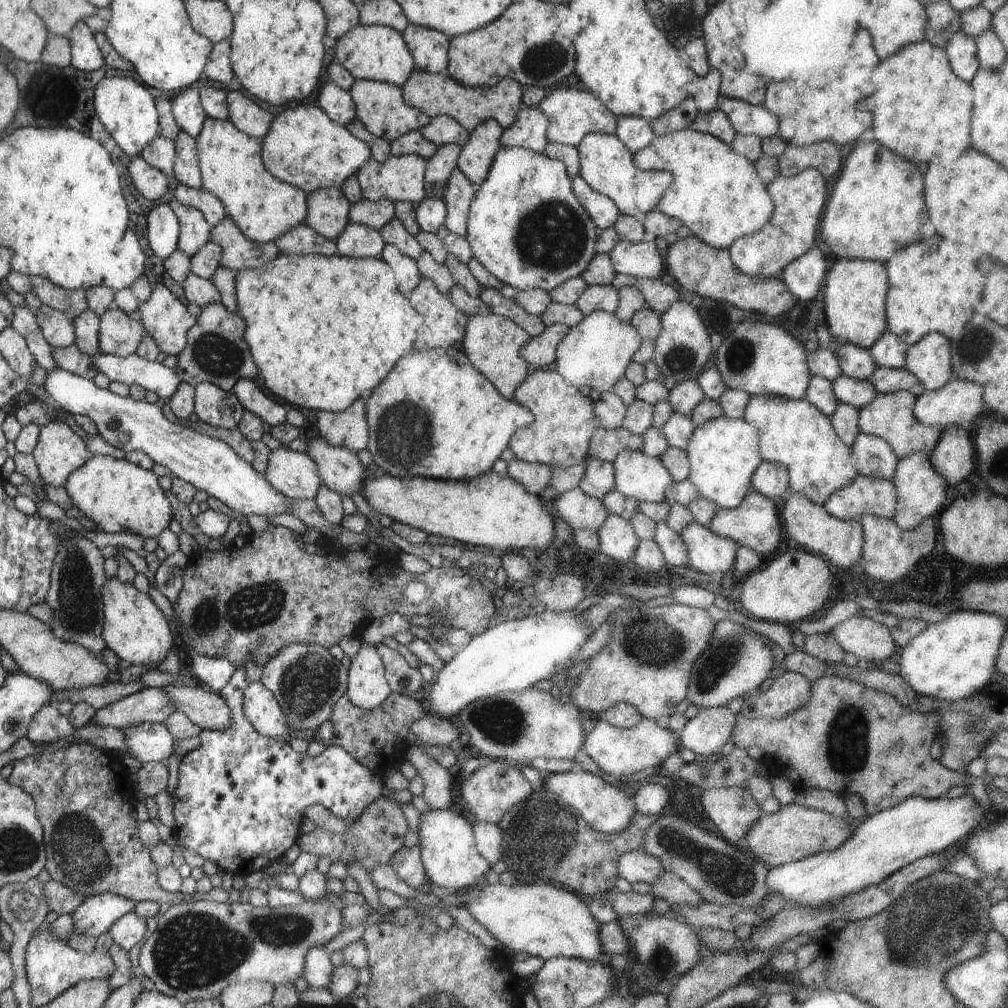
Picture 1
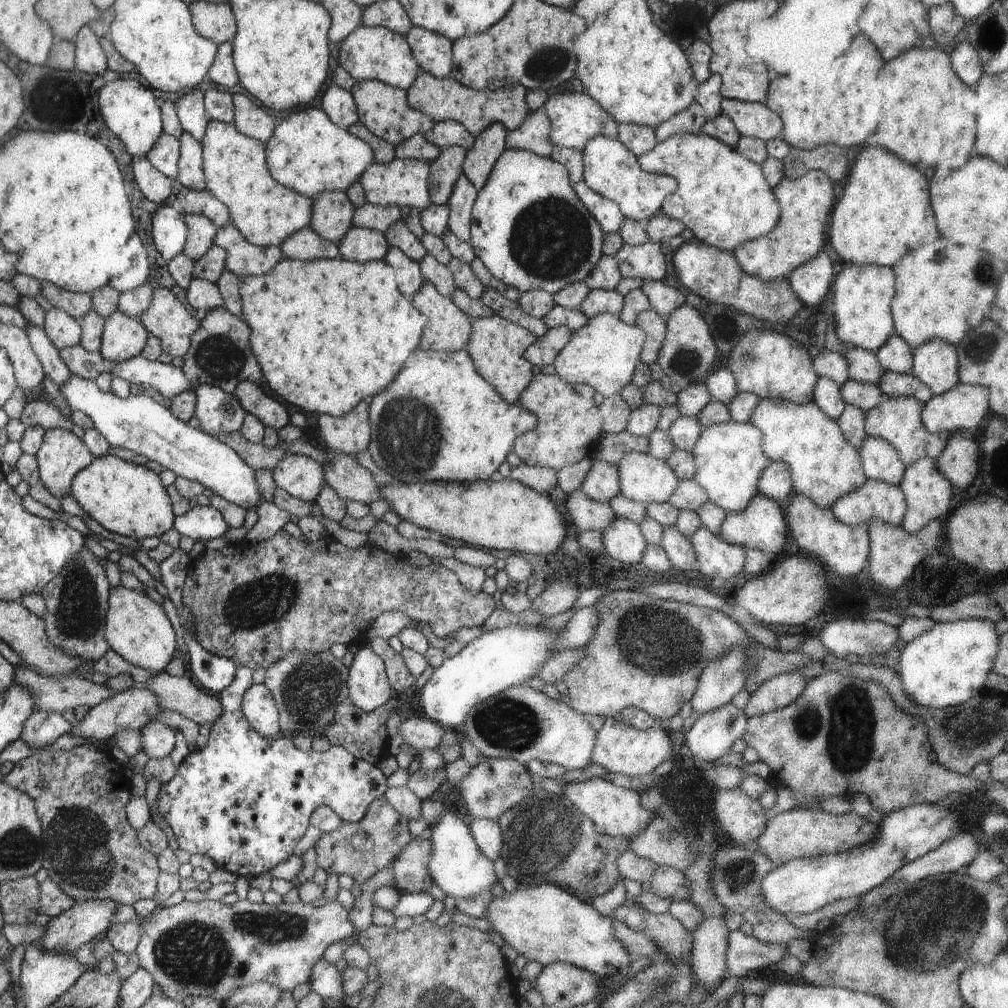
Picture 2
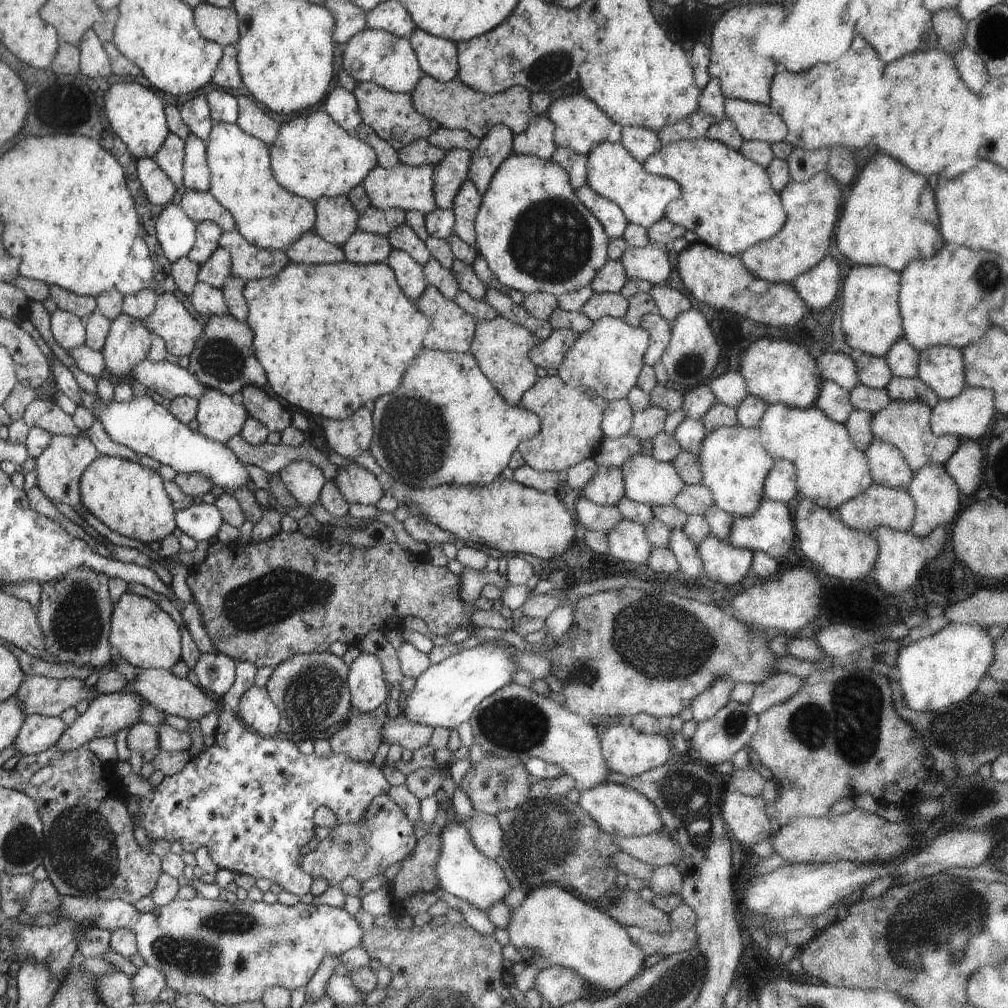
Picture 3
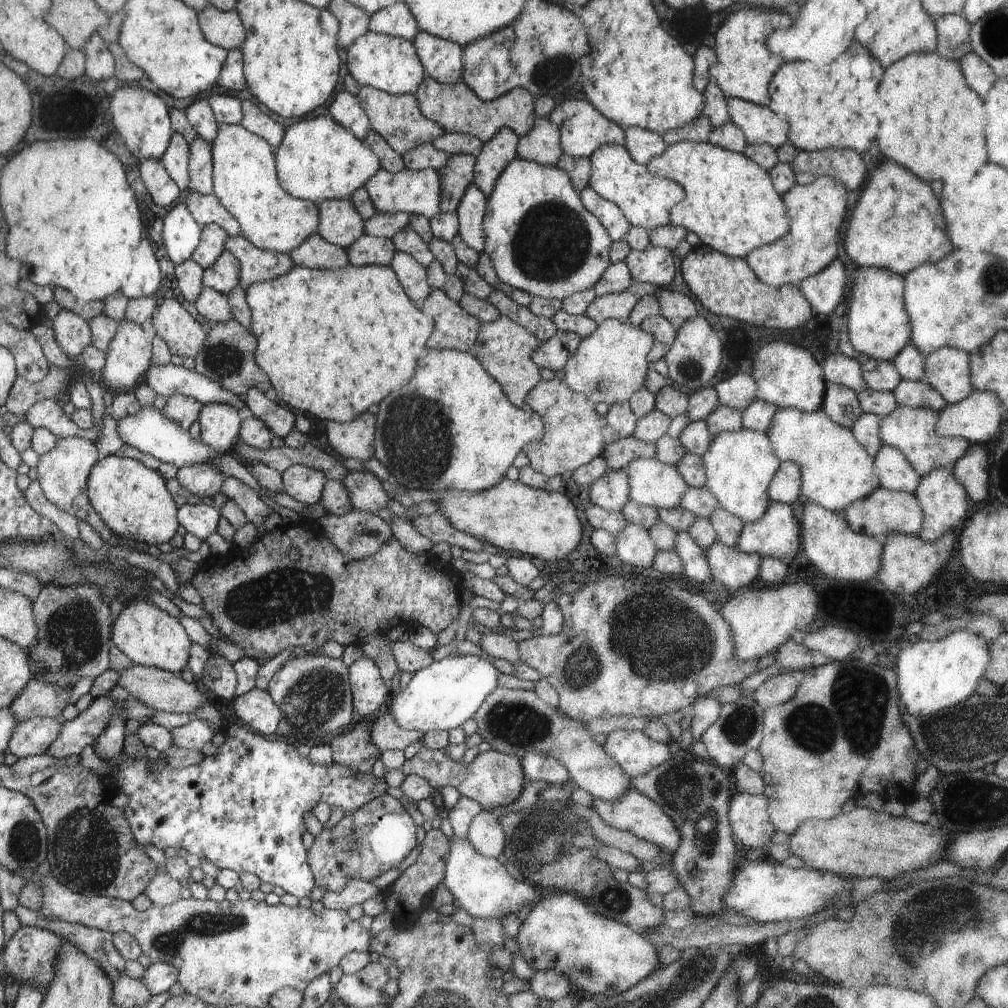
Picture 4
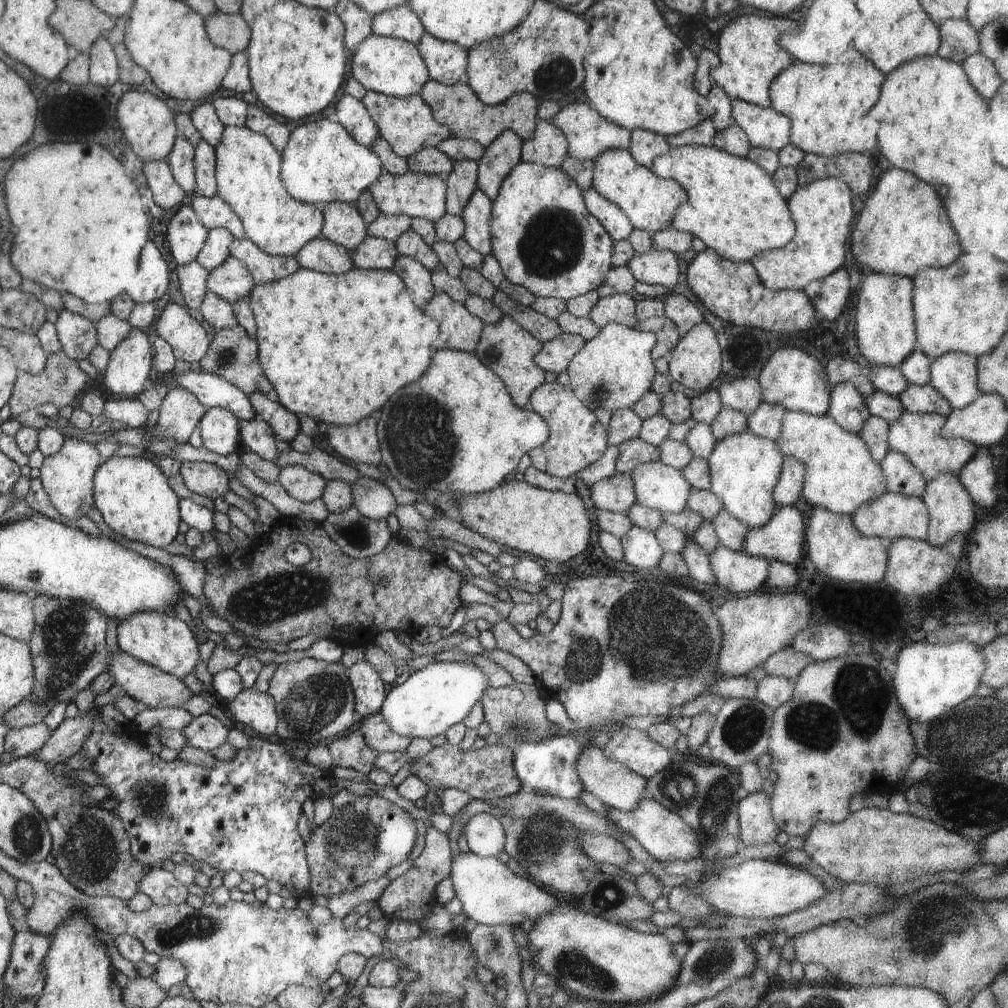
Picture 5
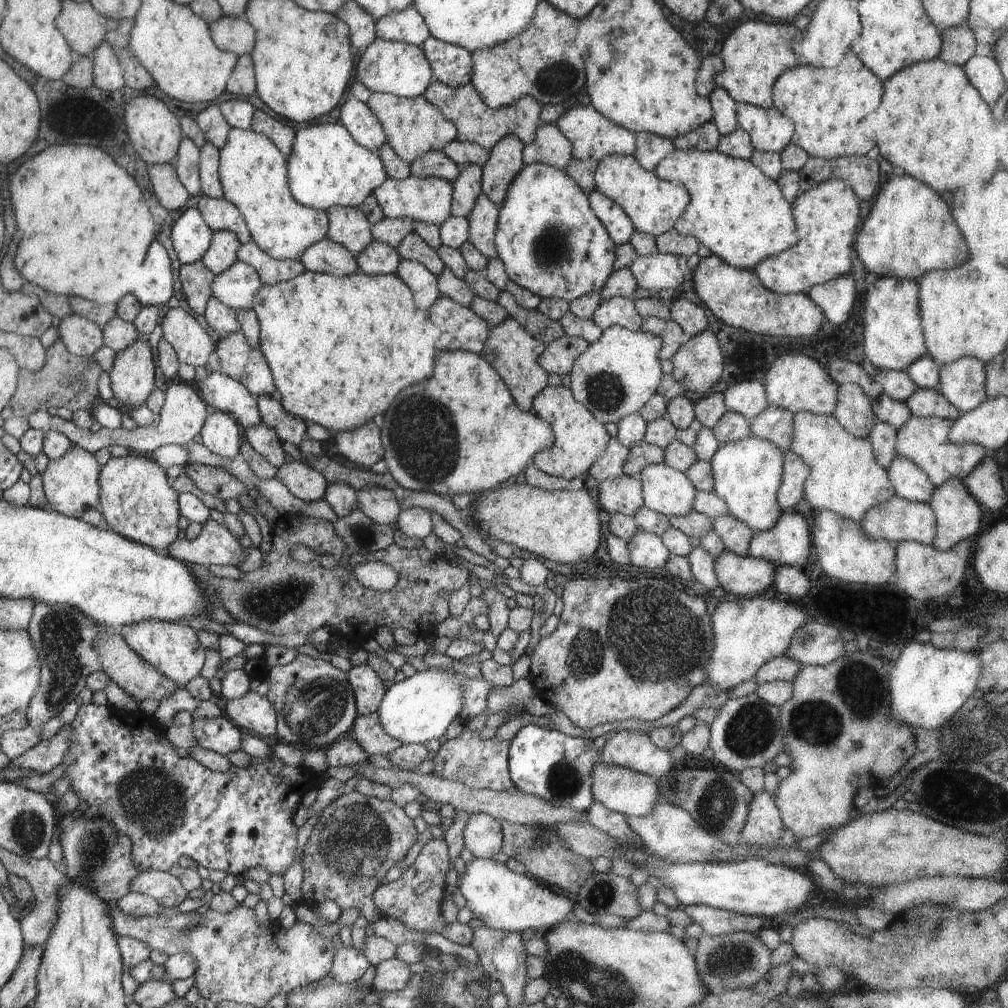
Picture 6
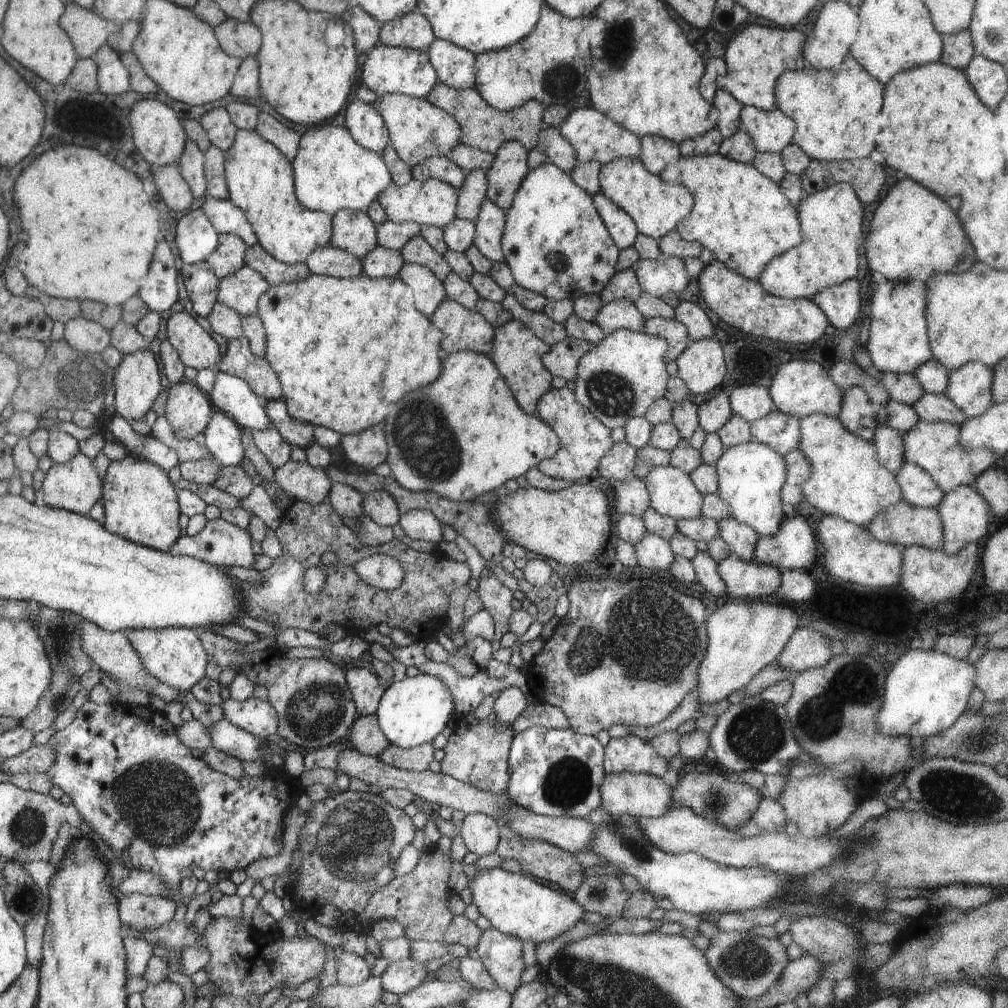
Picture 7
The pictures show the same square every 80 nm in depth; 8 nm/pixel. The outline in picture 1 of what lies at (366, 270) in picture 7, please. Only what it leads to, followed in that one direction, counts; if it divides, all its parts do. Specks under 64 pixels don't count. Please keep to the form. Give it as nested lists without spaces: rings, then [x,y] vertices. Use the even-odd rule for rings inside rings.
[[[350,223],[335,244],[337,255],[348,258],[380,259],[386,246],[379,230],[356,223]]]

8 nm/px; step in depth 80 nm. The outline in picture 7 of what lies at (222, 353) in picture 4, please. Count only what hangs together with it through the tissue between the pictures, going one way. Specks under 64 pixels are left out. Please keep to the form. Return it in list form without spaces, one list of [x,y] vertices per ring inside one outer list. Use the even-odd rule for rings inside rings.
[[[244,336],[228,340],[224,356],[219,358],[212,369],[245,380],[259,397],[267,401],[282,397],[279,375],[267,359],[251,349],[248,339]]]

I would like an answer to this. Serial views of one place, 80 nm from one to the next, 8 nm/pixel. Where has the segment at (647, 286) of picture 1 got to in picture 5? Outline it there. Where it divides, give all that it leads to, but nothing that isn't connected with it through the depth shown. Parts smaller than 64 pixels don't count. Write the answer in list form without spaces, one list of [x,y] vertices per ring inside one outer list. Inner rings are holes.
[[[674,292],[663,298],[665,314],[679,328],[680,334],[686,334],[692,327],[704,321],[704,314],[686,296]]]

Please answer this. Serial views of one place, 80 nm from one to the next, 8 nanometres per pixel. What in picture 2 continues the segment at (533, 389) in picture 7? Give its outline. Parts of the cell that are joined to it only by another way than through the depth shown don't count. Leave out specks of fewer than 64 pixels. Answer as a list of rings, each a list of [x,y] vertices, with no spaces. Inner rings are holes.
[[[495,314],[474,320],[471,340],[465,350],[471,354],[479,374],[499,392],[504,401],[508,404],[516,404],[535,378],[532,373],[533,365],[528,362],[525,354],[537,341],[535,335],[526,327]]]

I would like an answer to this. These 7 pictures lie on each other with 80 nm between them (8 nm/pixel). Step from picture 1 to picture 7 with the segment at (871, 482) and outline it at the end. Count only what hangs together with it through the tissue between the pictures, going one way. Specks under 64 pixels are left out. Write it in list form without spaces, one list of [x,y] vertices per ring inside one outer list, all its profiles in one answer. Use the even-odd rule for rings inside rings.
[[[906,501],[896,502],[884,510],[879,510],[866,529],[876,540],[895,544],[902,549],[910,545],[940,549],[943,541],[943,524],[937,510],[930,507],[912,506]]]

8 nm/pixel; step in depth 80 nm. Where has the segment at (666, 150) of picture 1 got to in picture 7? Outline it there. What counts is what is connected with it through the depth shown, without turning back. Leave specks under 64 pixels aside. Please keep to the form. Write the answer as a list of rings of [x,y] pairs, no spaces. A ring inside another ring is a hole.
[[[719,152],[692,156],[682,154],[678,160],[667,164],[659,175],[670,183],[680,183],[694,195],[694,210],[676,225],[675,231],[684,240],[699,242],[720,262],[745,277],[759,280],[770,261],[804,241],[798,208],[786,198],[779,183],[769,179],[751,163],[728,158]]]

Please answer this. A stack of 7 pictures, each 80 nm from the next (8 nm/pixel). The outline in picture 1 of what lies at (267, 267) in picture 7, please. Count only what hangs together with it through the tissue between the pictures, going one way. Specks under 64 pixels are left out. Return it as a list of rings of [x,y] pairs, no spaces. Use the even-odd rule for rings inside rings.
[[[229,217],[212,228],[210,241],[223,248],[220,267],[236,272],[244,268],[250,268],[250,270],[262,268],[272,262],[276,256],[280,256],[275,242],[264,244],[252,242],[252,239],[248,239]]]

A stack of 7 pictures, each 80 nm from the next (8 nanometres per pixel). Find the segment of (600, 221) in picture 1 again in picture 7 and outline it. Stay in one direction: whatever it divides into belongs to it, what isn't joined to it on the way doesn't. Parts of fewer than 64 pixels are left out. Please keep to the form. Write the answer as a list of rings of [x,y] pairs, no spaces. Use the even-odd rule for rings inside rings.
[[[596,193],[594,203],[602,222],[606,225],[614,244],[620,250],[632,247],[639,229],[634,219],[623,208],[616,206],[607,195]]]

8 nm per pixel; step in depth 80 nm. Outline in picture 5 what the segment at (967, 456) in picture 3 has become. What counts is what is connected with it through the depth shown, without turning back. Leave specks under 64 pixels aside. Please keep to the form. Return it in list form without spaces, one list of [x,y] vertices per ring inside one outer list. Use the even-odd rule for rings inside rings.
[[[977,446],[974,456],[962,466],[958,476],[977,506],[994,506],[997,474],[989,449]]]

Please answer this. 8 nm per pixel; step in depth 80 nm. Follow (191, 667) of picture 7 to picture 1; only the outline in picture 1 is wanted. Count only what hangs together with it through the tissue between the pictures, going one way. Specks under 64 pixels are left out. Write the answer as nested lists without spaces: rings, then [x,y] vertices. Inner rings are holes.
[[[114,577],[108,578],[104,585],[103,600],[103,639],[119,659],[131,665],[144,664],[150,669],[168,658],[170,648],[174,644],[174,636],[166,616],[158,610],[158,606],[150,600],[148,594],[136,590],[130,582],[120,582]]]

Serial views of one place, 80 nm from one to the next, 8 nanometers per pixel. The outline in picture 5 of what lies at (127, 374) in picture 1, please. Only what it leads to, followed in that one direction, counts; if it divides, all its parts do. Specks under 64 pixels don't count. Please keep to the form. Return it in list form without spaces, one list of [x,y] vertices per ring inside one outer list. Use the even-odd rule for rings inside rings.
[[[200,371],[200,372],[176,372],[165,374],[161,380],[168,391],[172,389],[184,389],[188,392],[194,393],[195,397],[207,408],[212,407],[226,407],[234,414],[239,416],[241,420],[250,420],[256,417],[254,409],[252,408],[249,396],[240,388],[230,384],[225,378]]]

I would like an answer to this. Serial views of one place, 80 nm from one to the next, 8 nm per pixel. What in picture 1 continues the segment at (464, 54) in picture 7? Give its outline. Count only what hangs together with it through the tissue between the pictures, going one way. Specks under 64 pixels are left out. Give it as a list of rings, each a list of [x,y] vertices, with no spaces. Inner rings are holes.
[[[411,24],[401,33],[416,62],[416,69],[444,73],[450,65],[451,40],[438,30]]]

